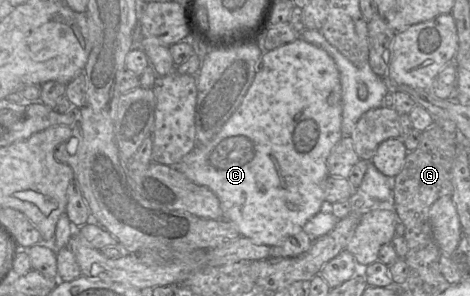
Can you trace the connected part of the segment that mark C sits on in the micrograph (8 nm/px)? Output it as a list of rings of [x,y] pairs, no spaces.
[[[298,38],[276,49],[263,52],[251,86],[239,107],[224,124],[222,129],[206,145],[196,144],[193,150],[173,167],[195,184],[207,187],[218,197],[223,211],[223,218],[233,222],[237,226],[241,236],[251,239],[256,244],[267,245],[269,247],[277,246],[288,236],[301,231],[308,220],[318,212],[331,212],[333,203],[325,201],[324,192],[326,180],[330,175],[327,158],[334,146],[343,137],[341,123],[341,82],[340,74],[333,58],[322,48]]]

